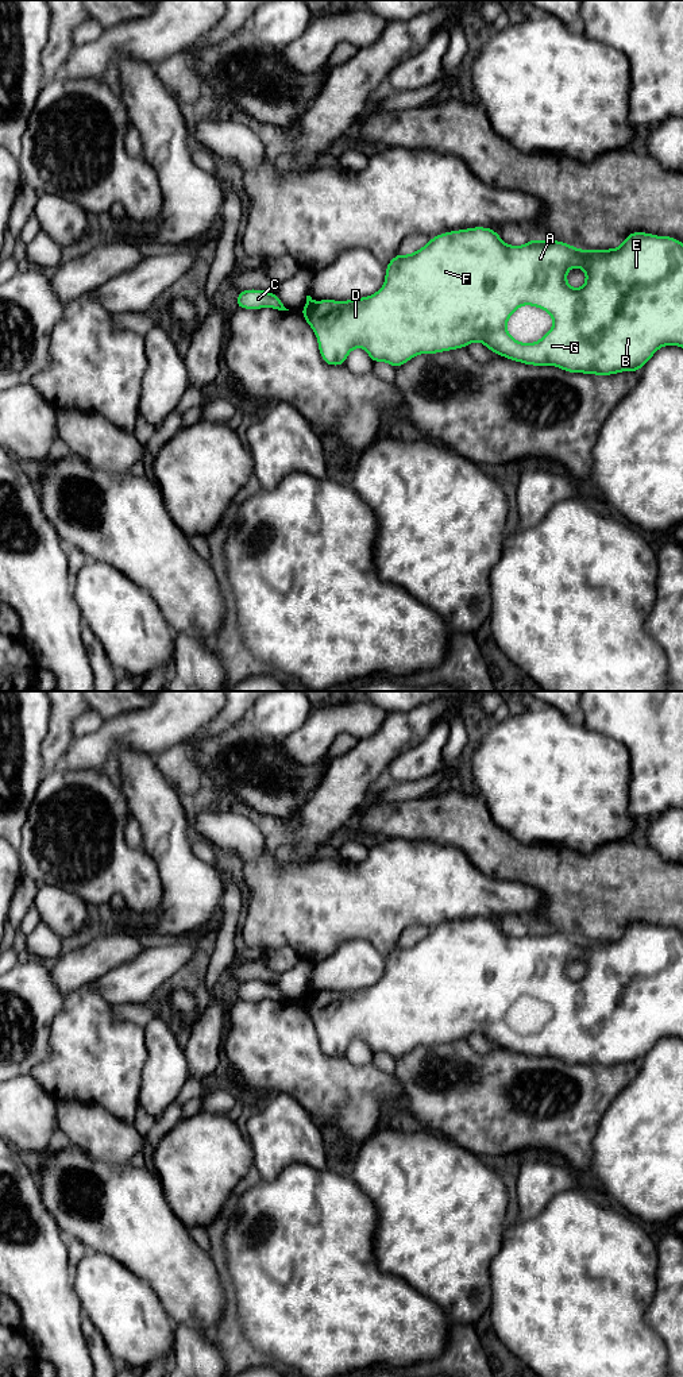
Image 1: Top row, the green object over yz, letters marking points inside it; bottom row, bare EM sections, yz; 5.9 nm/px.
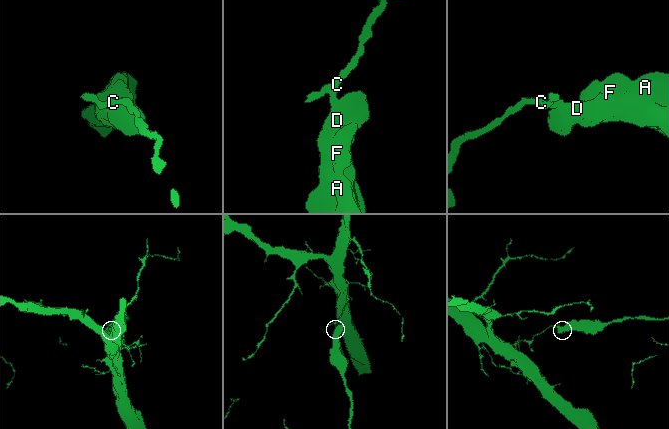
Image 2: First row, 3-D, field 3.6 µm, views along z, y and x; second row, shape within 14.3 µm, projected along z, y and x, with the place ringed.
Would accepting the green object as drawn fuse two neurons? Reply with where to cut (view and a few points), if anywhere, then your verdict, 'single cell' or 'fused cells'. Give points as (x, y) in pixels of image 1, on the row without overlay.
cut yz (311, 991), (307, 995); fused cells

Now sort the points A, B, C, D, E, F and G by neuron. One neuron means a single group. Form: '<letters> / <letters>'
A B D E F G / C

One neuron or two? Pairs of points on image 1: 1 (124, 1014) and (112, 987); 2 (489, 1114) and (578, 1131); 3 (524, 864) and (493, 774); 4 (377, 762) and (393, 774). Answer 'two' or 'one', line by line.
1: two
2: one
3: two
4: two

